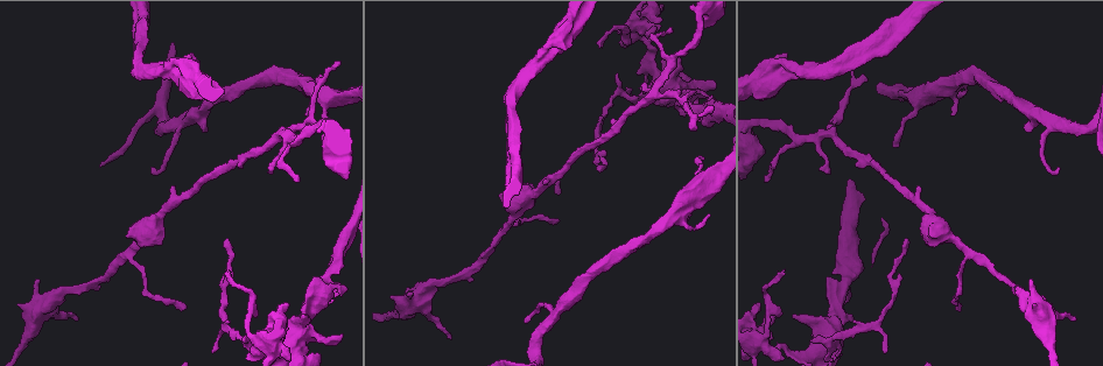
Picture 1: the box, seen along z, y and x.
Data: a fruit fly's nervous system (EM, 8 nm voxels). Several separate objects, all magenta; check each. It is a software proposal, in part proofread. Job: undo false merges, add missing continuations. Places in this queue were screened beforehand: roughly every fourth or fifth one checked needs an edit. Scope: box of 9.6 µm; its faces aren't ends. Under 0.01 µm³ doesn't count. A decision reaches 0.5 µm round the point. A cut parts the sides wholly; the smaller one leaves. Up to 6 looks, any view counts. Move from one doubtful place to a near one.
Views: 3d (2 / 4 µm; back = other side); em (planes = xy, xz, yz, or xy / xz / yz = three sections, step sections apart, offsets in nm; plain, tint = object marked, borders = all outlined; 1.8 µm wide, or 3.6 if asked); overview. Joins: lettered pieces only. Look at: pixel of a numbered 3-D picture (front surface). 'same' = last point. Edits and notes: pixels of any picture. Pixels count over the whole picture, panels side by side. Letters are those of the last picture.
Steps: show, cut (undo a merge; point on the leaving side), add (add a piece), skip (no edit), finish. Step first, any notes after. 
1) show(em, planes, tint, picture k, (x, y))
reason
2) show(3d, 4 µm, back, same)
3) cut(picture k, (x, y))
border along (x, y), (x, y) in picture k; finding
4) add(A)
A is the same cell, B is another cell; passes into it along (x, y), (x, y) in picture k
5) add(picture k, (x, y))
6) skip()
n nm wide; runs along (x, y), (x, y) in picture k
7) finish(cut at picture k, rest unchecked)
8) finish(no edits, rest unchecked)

show(em, planes, borders, picture 1, (828, 340))
abrupt turn

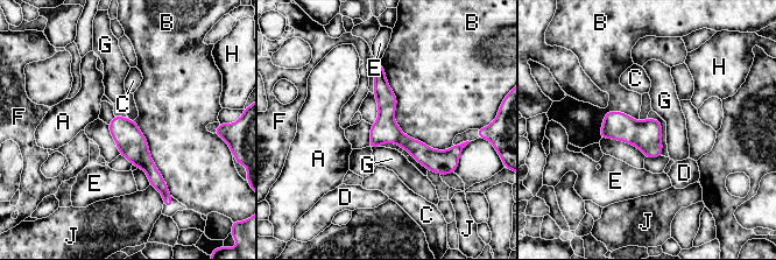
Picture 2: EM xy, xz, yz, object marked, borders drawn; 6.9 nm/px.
skip()
A, B, C, D, E, F, G, H and J are other cells; border along (380, 61), (399, 127), (449, 149) in picture 2; all the same neuron

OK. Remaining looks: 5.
show(em, yz, step 8, tint, picture 1, (642, 26))
calibre changes

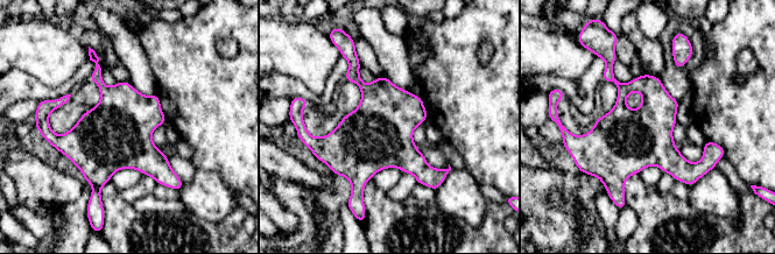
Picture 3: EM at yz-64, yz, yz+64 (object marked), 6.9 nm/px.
show(em, planes, borders, same)
cut it another way

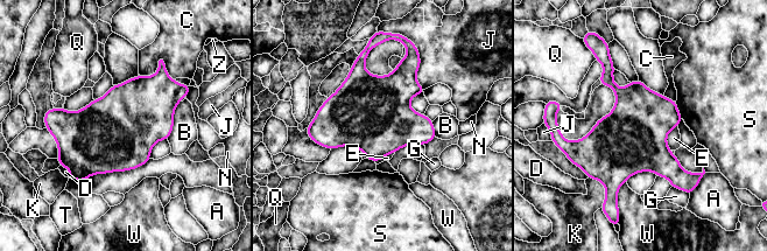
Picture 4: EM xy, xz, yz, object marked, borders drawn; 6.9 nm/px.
skip()
A, B, C, D, E, G, J, K, N, Q, S, T, W and Z are other cells; border along (677, 126), (667, 136), (669, 150) in picture 4; one neuron here

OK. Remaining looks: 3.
show(em, planes, borders, picture 1, (782, 271))
free end

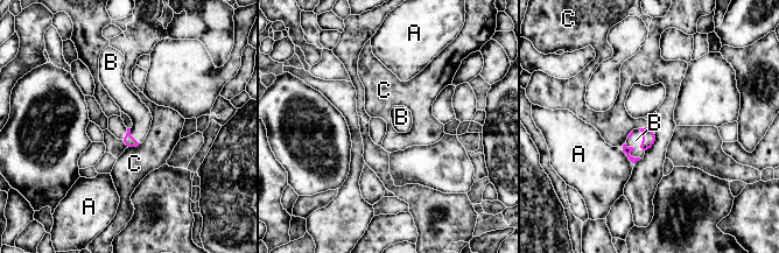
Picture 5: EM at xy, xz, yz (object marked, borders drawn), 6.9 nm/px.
add(B)
80 nm wide; B is the same cell, A and C are other cells; passes into it along (626, 149), (630, 152), (636, 140) in picture 5; the neuron continues

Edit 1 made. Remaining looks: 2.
finish(add at picture 5, rest unchecked)

